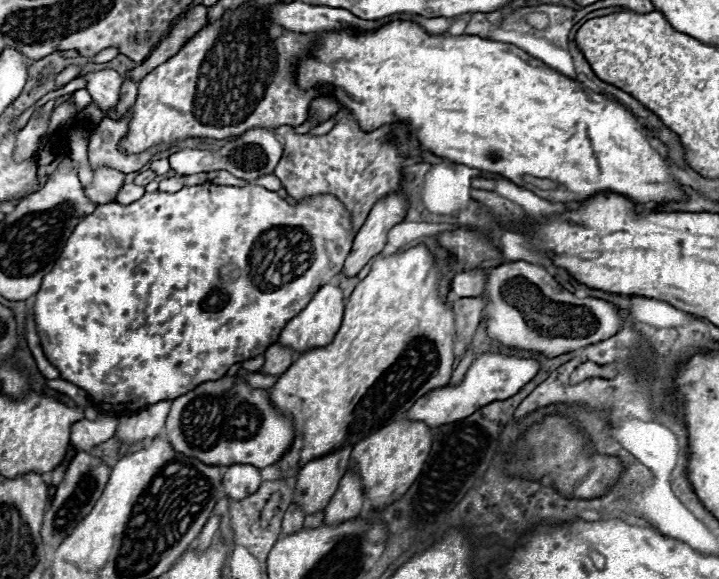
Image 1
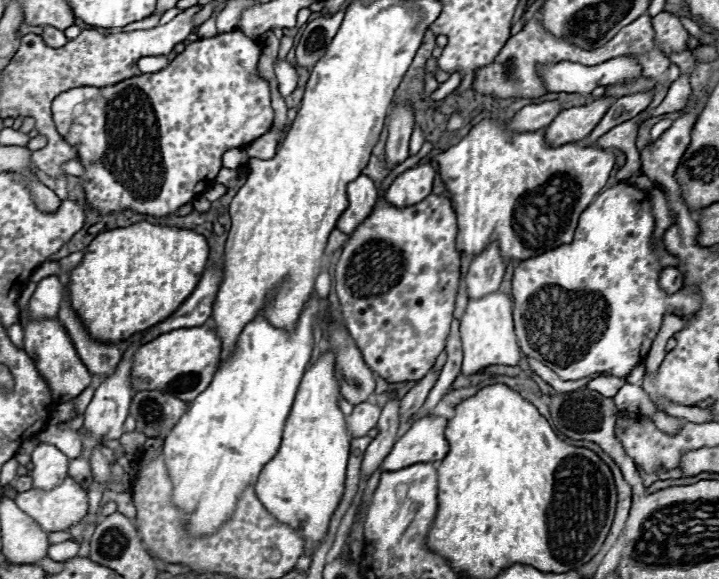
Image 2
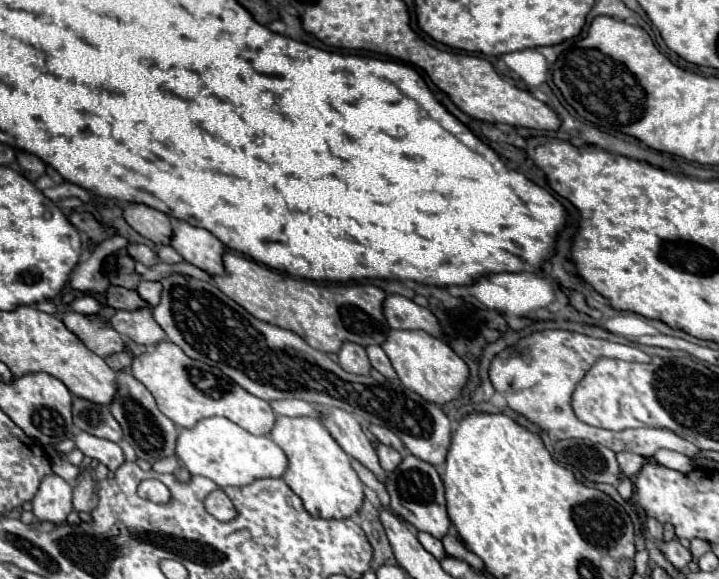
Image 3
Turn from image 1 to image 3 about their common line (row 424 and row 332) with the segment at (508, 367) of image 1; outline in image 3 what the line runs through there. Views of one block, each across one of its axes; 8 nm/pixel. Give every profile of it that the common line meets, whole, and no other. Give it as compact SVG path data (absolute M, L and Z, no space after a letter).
M388 294L382 304L382 312L384 312L390 328L424 330L436 338L442 336L436 316L428 308L422 308L400 294Z

